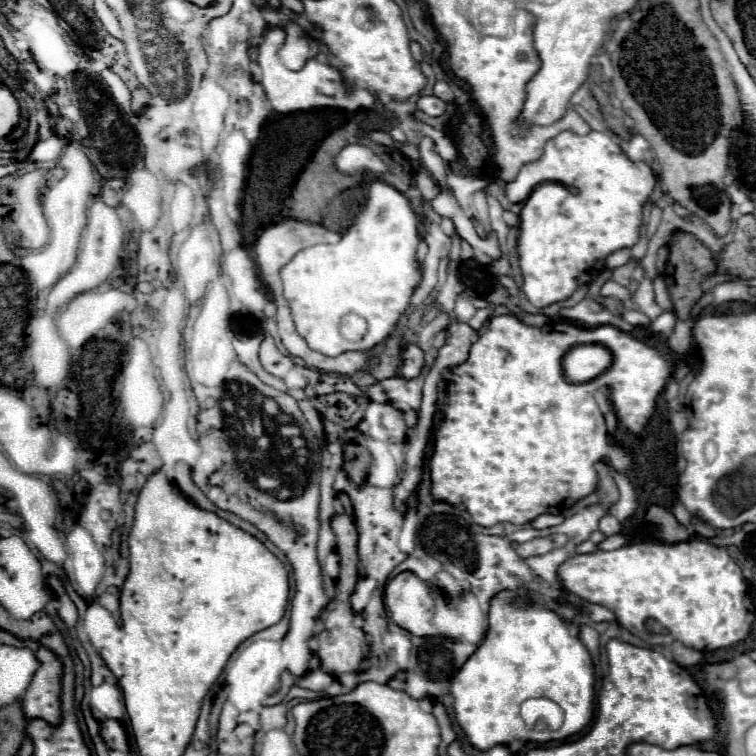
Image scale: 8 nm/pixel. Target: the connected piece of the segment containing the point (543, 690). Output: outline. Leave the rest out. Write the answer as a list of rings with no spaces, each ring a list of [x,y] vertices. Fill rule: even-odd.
[[[502,590],[492,596],[488,610],[488,632],[480,642],[476,652],[466,660],[456,678],[452,680],[452,696],[456,698],[456,720],[466,732],[468,740],[478,750],[488,750],[498,744],[510,744],[512,740],[522,742],[550,742],[562,740],[584,726],[588,726],[594,716],[594,664],[588,648],[578,636],[568,632],[566,622],[552,610],[536,608],[538,602],[528,598],[526,590]],[[528,698],[548,698],[564,710],[564,724],[550,732],[546,720],[538,720],[534,726],[524,724],[520,716],[520,704]]]

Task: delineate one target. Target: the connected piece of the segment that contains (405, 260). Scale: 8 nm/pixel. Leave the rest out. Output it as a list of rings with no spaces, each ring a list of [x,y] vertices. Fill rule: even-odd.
[[[374,180],[368,186],[368,200],[362,212],[338,244],[316,244],[304,248],[280,272],[284,298],[290,304],[296,330],[308,346],[324,356],[338,356],[350,350],[368,350],[386,340],[406,312],[410,298],[422,280],[420,266],[416,262],[418,242],[418,216],[414,214],[410,200],[390,184]]]

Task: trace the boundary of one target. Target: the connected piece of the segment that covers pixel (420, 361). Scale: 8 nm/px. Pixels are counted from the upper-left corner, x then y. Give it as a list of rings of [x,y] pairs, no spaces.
[[[414,344],[406,346],[406,348],[402,350],[400,374],[402,374],[404,378],[416,378],[416,376],[420,376],[422,366],[424,366],[424,352],[422,352],[418,346],[414,346]]]

